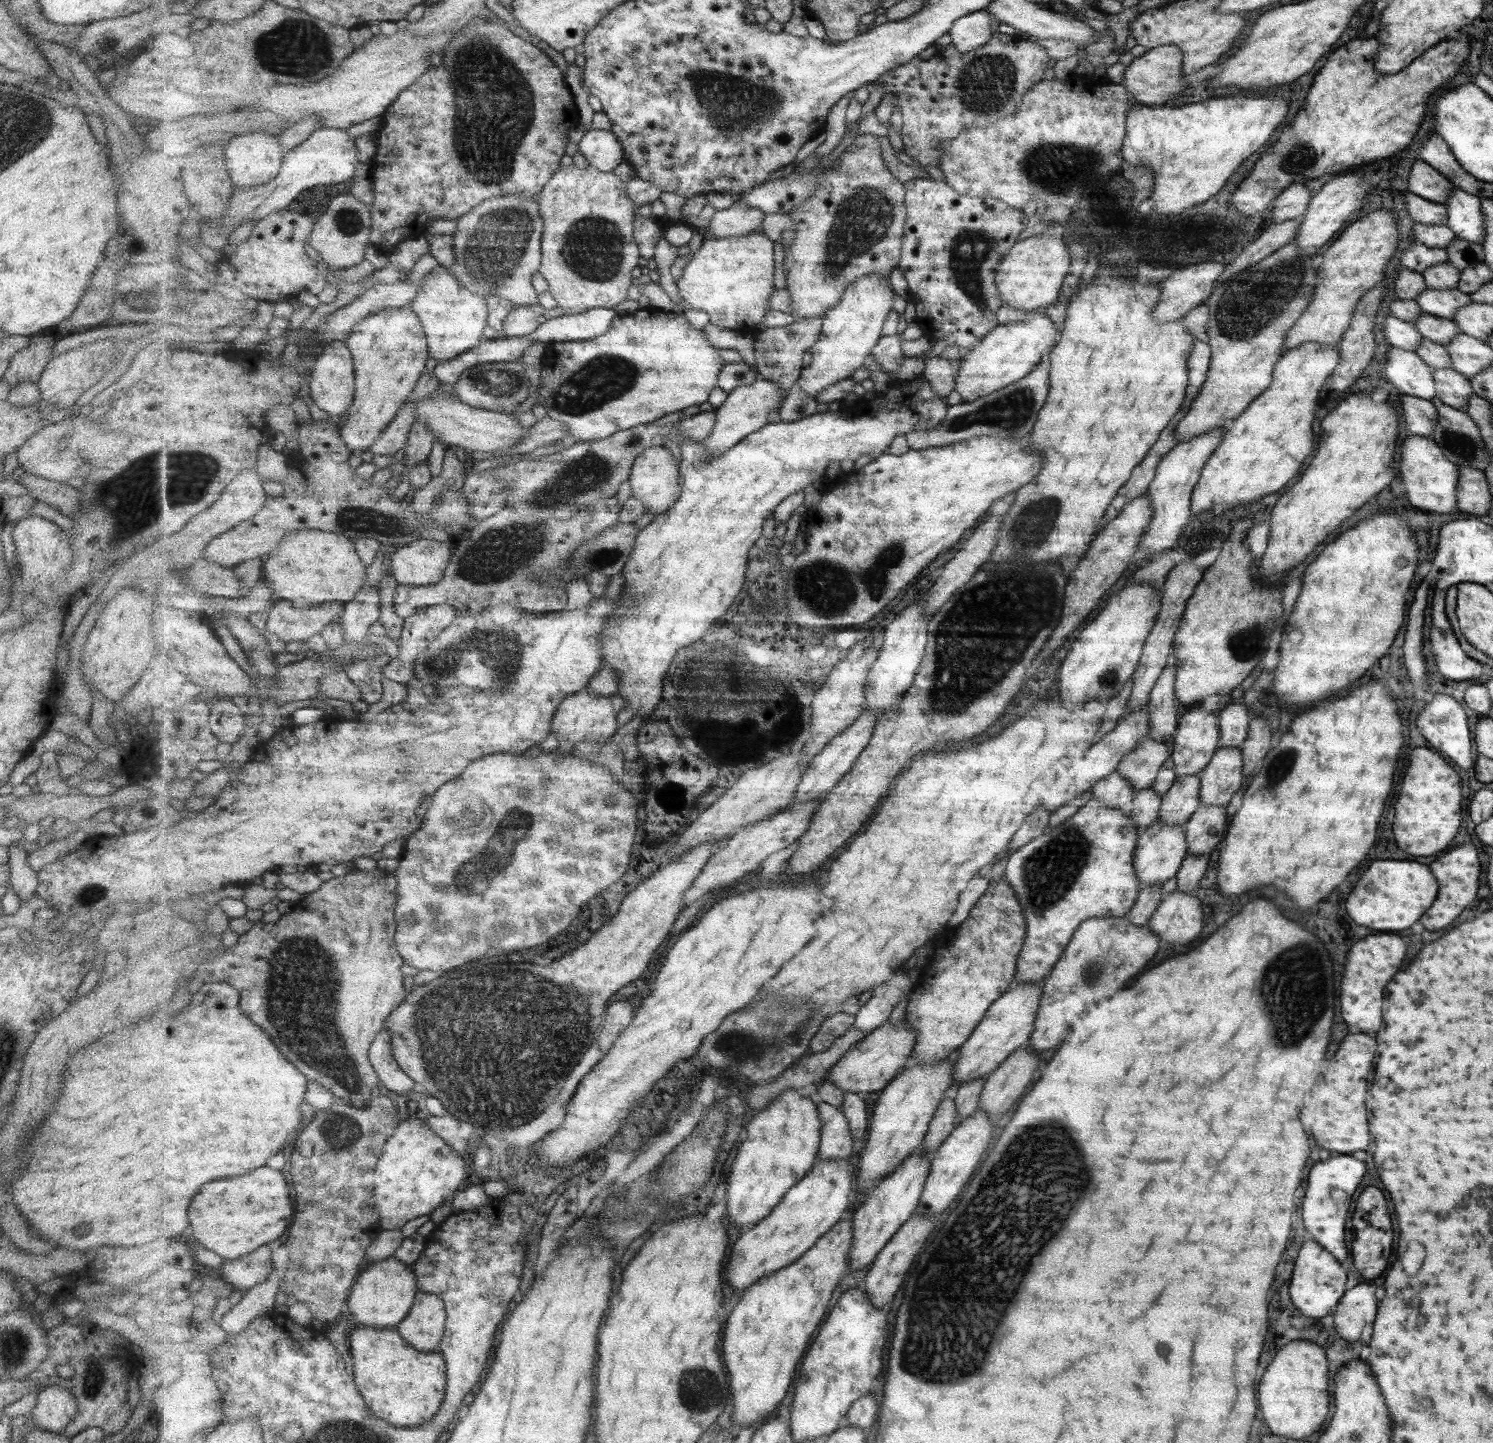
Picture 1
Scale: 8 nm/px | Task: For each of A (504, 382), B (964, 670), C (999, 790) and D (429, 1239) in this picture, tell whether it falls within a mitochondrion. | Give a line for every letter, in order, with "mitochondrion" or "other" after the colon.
A: mitochondrion
B: mitochondrion
C: other
D: other

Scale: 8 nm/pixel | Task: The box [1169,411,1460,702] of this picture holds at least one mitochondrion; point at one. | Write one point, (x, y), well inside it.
(1243, 643)

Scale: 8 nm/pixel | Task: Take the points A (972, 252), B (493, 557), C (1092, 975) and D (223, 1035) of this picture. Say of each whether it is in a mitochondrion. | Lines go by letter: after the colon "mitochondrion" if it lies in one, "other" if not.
A: mitochondrion
B: mitochondrion
C: mitochondrion
D: other

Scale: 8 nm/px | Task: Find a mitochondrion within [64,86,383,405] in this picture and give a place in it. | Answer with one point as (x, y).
(347, 220)

